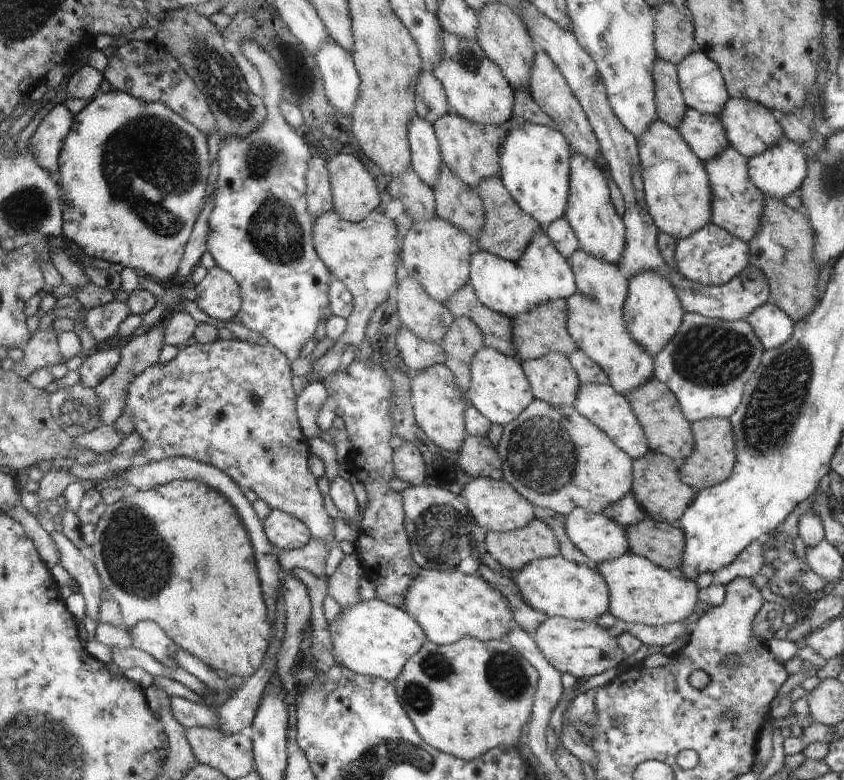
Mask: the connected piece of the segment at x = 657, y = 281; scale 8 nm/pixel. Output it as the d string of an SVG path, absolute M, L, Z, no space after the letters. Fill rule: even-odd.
M640 272L636 276L627 279L626 302L624 302L623 317L632 338L652 356L660 354L667 342L676 334L680 323L683 320L684 310L680 306L680 300L676 296L676 291L672 284L662 278L656 272Z

